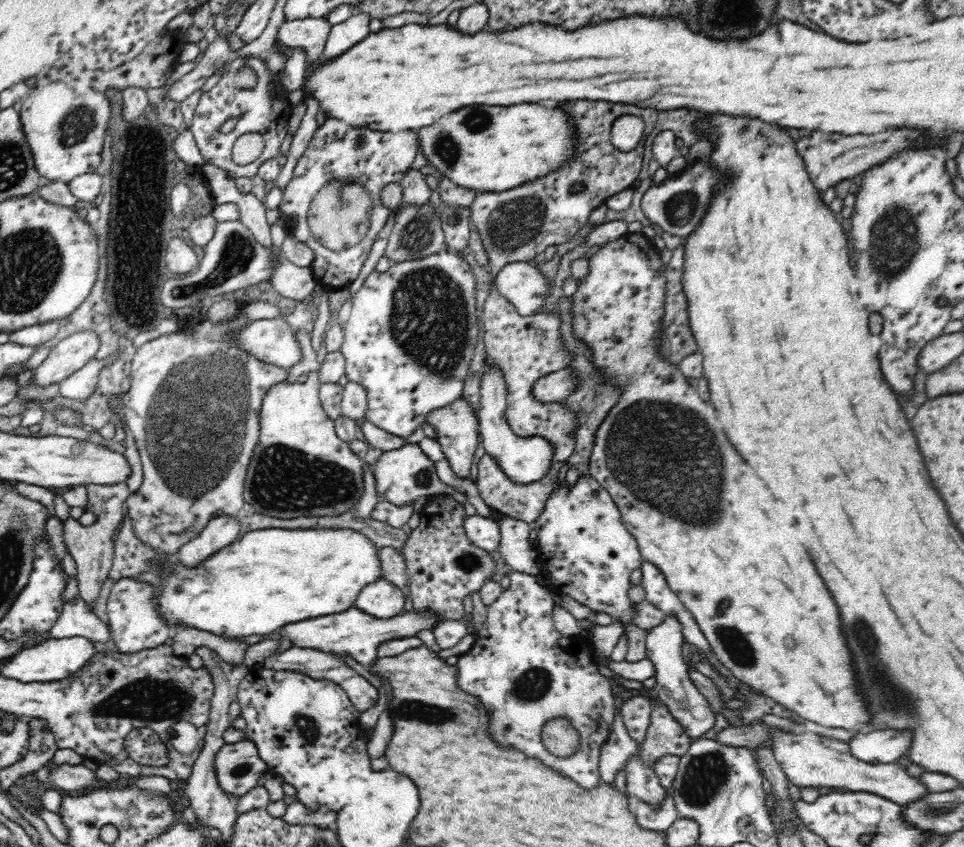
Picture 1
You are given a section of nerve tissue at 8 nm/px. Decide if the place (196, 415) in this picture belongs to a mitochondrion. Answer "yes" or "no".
yes

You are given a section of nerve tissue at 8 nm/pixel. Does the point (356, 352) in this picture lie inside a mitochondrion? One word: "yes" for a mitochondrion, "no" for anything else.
no

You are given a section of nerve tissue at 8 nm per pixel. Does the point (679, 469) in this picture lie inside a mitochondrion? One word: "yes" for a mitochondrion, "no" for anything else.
yes

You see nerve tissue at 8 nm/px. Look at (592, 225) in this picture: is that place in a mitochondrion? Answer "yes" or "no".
no

